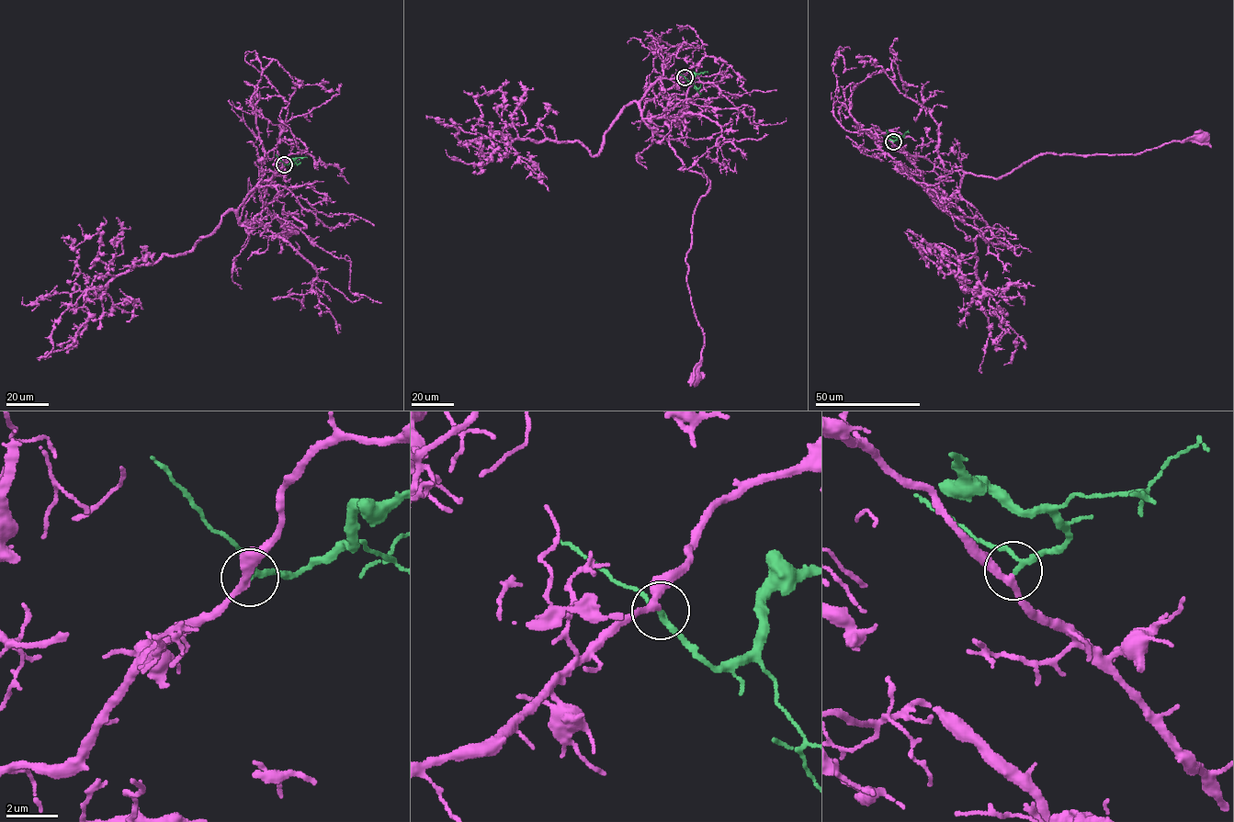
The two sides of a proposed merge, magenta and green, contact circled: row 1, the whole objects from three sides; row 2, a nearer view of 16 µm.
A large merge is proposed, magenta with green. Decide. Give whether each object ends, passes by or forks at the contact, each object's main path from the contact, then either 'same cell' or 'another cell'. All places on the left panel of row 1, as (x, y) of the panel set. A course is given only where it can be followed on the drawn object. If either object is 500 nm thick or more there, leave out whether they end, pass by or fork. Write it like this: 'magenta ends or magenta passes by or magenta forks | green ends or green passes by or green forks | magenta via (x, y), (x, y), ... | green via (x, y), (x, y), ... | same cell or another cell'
magenta passes by | green passes by | magenta via (284, 165), (239, 222), (266, 208), (306, 226), (288, 212), (281, 227), (289, 230) | green via (284, 164), (296, 158), (307, 158) | same cell

